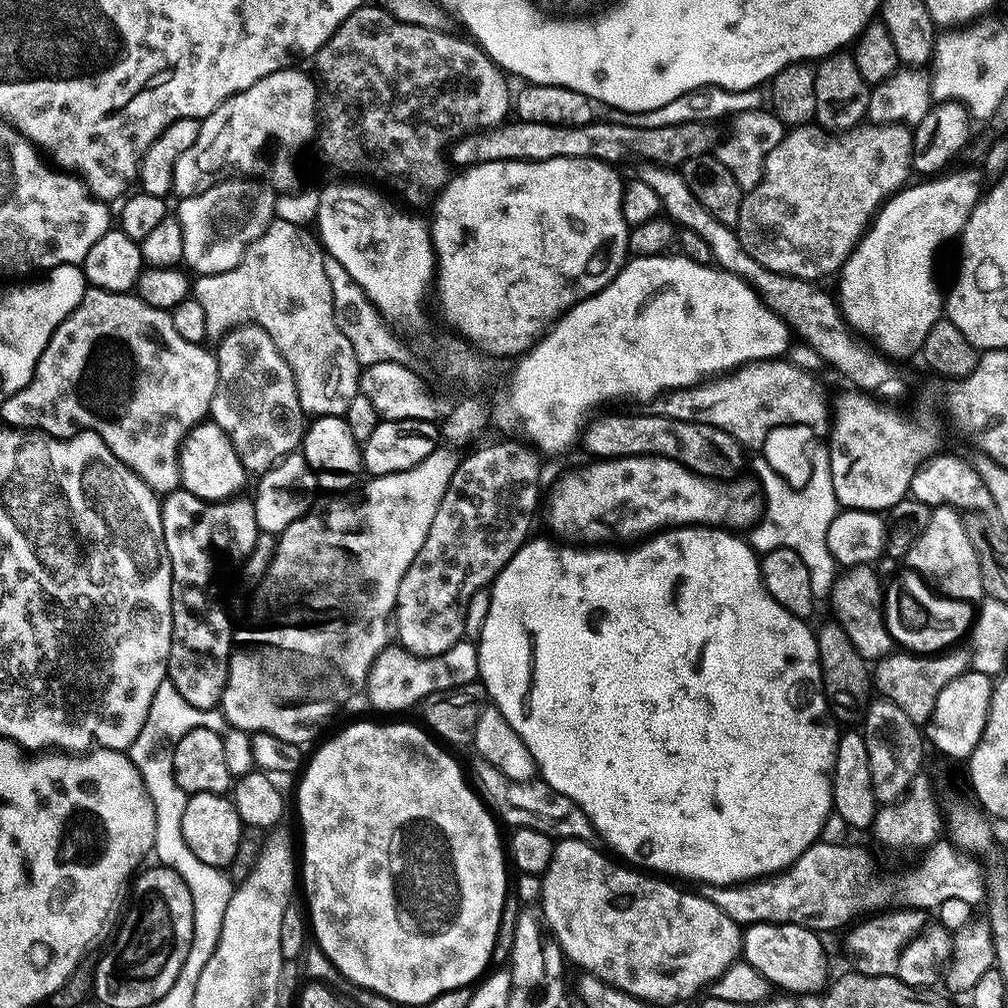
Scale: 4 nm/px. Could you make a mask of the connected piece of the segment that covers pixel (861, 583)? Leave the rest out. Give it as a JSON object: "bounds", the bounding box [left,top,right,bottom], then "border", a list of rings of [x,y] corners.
{"bounds":[830,564,894,662],"border":[[[853,564],[845,567],[832,584],[830,601],[832,600],[832,612],[835,623],[846,630],[850,642],[854,642],[854,650],[862,654],[862,658],[869,662],[875,662],[889,655],[893,651],[894,641],[888,633],[885,620],[885,589],[880,586],[880,580],[876,577],[875,567],[872,564]]]}

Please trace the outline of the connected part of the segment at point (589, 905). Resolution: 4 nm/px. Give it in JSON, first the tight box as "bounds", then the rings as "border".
{"bounds":[538,839,741,1006],"border":[[[557,839],[552,849],[552,857],[548,863],[548,868],[542,874],[541,894],[538,904],[544,913],[544,919],[551,935],[556,943],[560,945],[560,949],[564,951],[565,961],[569,965],[577,964],[581,968],[579,970],[581,973],[597,976],[602,982],[606,982],[610,986],[614,986],[618,990],[644,1001],[645,1005],[652,1006],[652,1004],[676,1004],[679,1000],[690,999],[691,996],[697,995],[696,997],[699,997],[731,964],[737,963],[741,959],[741,925],[736,924],[734,918],[726,918],[726,914],[722,914],[722,910],[718,910],[718,906],[714,906],[714,902],[707,900],[702,894],[696,893],[695,896],[692,892],[683,892],[682,889],[675,888],[672,885],[675,883],[669,882],[667,879],[657,878],[647,871],[637,870],[624,862],[617,862],[611,855],[608,855],[609,857],[603,856],[594,845],[595,843],[587,840]]]}

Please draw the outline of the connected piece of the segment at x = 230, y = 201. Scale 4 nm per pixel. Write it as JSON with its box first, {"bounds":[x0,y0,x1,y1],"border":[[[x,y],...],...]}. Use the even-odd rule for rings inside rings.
{"bounds":[174,178,277,276],"border":[[[229,178],[210,186],[205,192],[198,192],[195,196],[183,197],[177,208],[175,205],[174,215],[176,221],[182,226],[184,264],[193,273],[202,276],[222,274],[226,270],[234,270],[234,266],[238,266],[238,262],[242,262],[242,254],[246,254],[249,246],[267,230],[268,225],[277,215],[275,195],[277,196],[277,193],[271,187],[265,186],[259,180]]]}

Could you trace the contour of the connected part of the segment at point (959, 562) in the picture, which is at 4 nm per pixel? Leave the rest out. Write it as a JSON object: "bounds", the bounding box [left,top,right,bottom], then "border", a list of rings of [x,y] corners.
{"bounds":[910,506,984,602],"border":[[[947,506],[931,509],[924,521],[924,529],[918,534],[910,553],[911,567],[931,582],[941,596],[971,602],[984,600],[982,566],[976,543],[964,524],[964,516],[957,509]]]}

